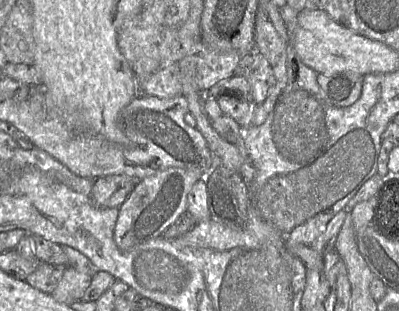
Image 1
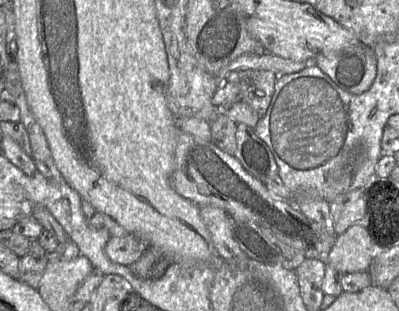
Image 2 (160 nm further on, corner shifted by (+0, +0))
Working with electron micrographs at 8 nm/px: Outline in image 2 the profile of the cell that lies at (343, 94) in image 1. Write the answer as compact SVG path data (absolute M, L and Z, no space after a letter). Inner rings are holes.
M362 43L330 54L320 54L314 64L343 90L359 95L367 91L377 72L373 47Z

